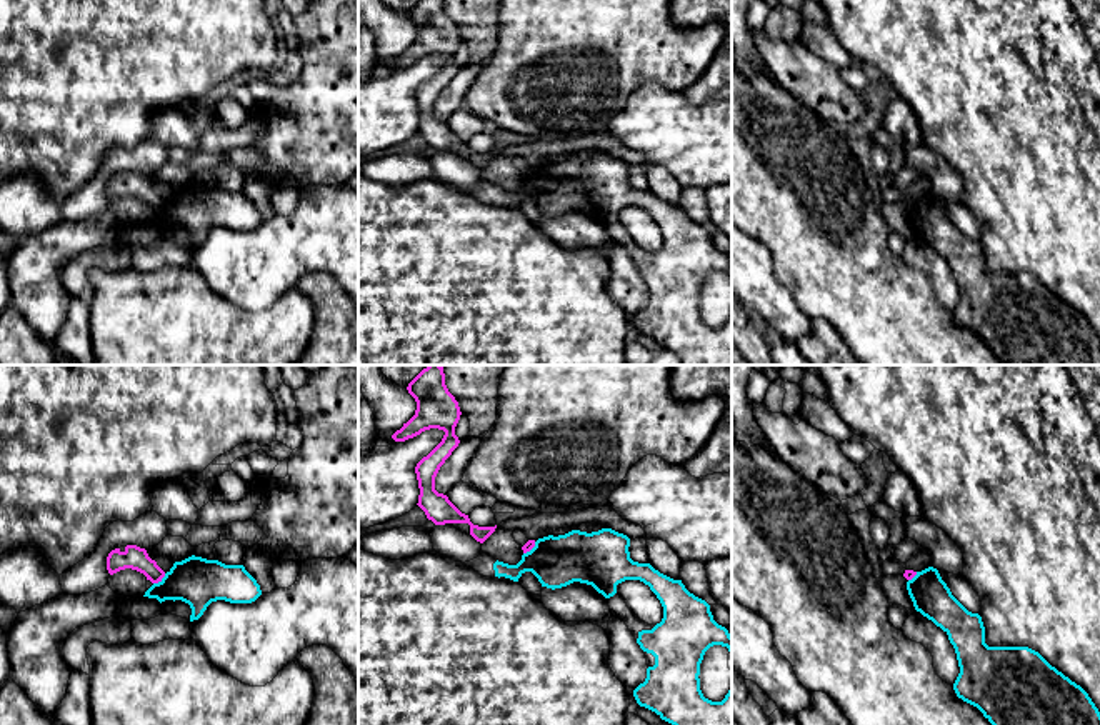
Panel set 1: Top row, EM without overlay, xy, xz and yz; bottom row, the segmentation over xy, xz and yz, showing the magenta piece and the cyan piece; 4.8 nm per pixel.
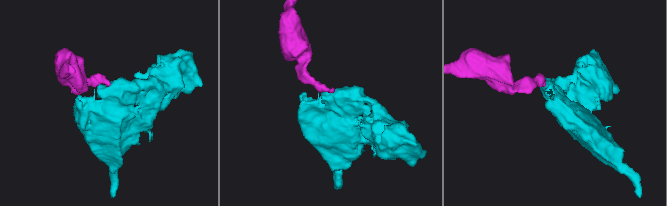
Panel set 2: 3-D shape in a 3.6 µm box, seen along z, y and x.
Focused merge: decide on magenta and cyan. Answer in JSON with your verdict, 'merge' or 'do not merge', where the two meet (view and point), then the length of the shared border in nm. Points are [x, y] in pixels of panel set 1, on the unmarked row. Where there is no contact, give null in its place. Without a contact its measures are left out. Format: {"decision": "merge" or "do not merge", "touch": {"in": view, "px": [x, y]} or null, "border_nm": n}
{"decision": "do not merge", "touch": {"in": "xy", "px": [159, 207]}, "border_nm": 80}

